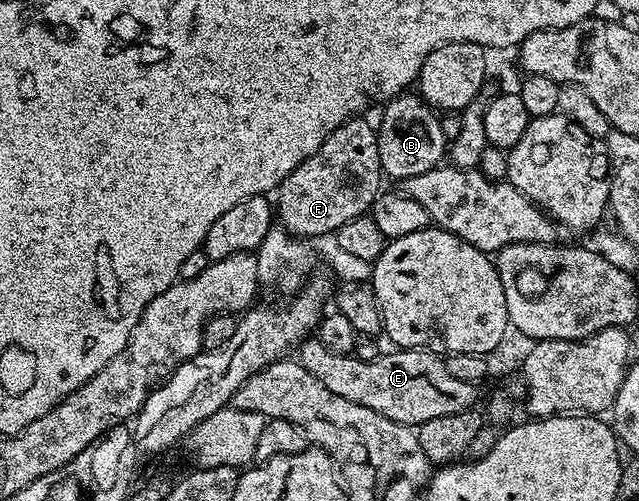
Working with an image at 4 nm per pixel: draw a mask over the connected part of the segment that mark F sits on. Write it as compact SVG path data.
M364 116L349 118L321 144L314 156L298 164L298 168L294 168L294 172L290 172L290 176L286 176L284 183L279 186L280 199L275 199L274 210L278 215L279 225L295 238L313 240L312 238L320 238L323 234L335 235L336 230L342 228L342 224L347 224L348 221L371 211L373 200L382 190L382 171L378 160L376 126L368 123L366 119Z

